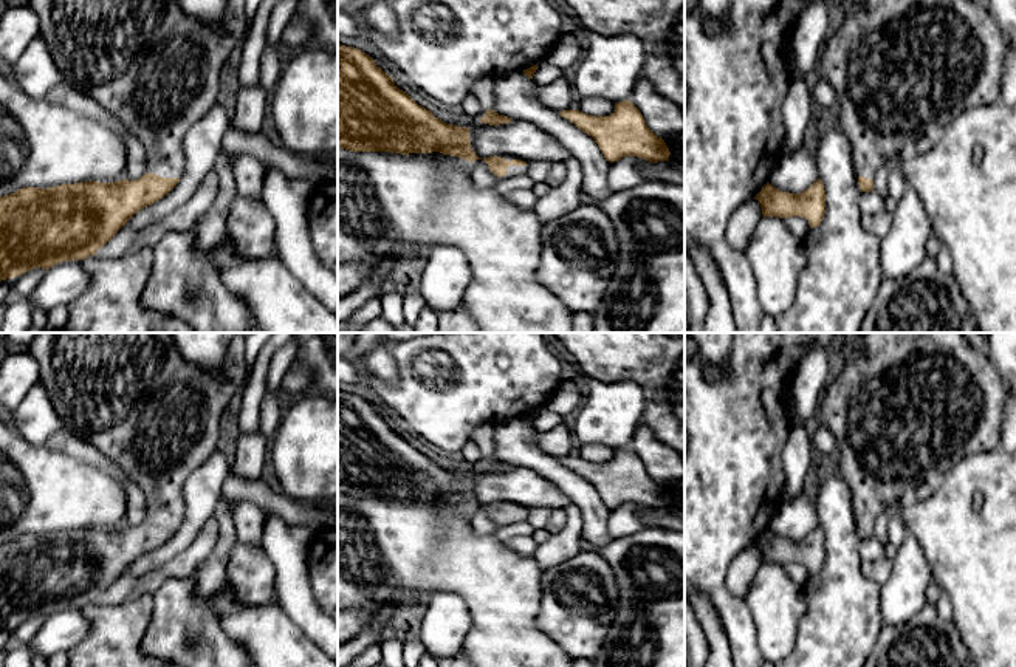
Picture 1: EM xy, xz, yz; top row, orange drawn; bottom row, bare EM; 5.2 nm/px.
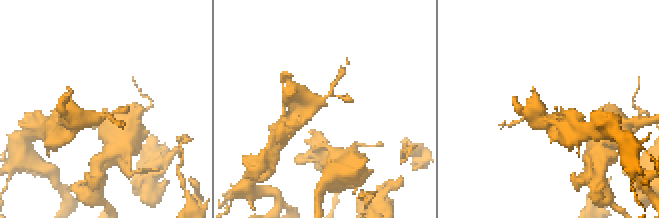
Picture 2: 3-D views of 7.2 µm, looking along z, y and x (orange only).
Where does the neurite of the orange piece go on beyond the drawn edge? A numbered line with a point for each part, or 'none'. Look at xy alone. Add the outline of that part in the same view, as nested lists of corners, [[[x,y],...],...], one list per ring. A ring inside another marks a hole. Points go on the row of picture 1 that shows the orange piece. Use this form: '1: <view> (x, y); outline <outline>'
1: xy (154, 68); outline [[[177,0],[25,3],[39,17],[39,37],[64,82],[93,97],[142,144],[149,173],[180,178],[186,164],[183,139],[221,101],[221,70],[249,31],[245,0],[228,0],[220,28],[186,15]]]

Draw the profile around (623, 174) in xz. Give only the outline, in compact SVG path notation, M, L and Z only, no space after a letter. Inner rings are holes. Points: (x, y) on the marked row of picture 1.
M624 156L609 166L607 186L612 193L635 187L646 181L646 175L640 170L640 164L646 159L637 156Z

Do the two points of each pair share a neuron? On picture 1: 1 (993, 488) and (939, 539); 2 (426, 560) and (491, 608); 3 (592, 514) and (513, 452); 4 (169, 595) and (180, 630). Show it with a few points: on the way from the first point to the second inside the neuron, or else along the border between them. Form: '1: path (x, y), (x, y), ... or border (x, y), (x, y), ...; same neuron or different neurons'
1: path (976, 489), (948, 517), (948, 522); same neuron
2: path (442, 560), (476, 593); same neuron
3: path (578, 492), (558, 472), (535, 458); same neuron
4: path (175, 604), (180, 621); same neuron

